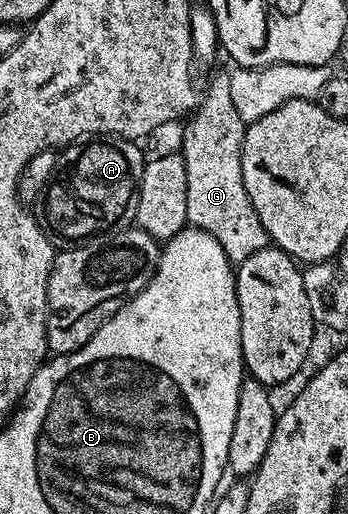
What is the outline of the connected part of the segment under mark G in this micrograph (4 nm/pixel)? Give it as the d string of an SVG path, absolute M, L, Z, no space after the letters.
M227 72L211 79L210 90L205 90L196 112L185 122L180 152L188 167L187 222L195 229L208 231L224 247L224 255L231 263L241 263L248 255L267 248L268 238L252 199L248 199L248 191L244 191L242 144L247 122L240 119L240 111L232 103L230 78Z

